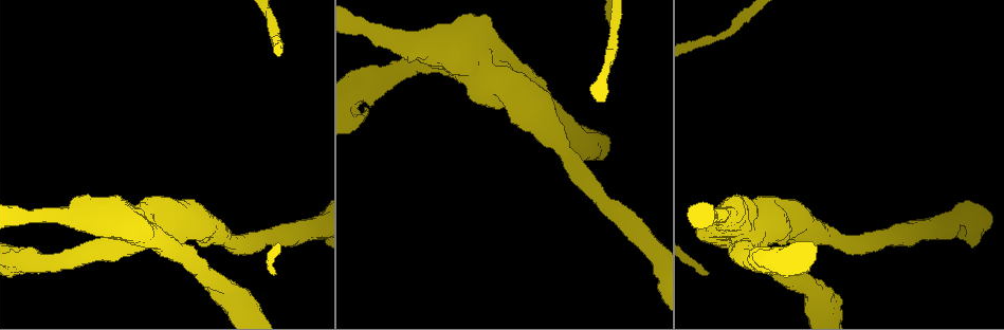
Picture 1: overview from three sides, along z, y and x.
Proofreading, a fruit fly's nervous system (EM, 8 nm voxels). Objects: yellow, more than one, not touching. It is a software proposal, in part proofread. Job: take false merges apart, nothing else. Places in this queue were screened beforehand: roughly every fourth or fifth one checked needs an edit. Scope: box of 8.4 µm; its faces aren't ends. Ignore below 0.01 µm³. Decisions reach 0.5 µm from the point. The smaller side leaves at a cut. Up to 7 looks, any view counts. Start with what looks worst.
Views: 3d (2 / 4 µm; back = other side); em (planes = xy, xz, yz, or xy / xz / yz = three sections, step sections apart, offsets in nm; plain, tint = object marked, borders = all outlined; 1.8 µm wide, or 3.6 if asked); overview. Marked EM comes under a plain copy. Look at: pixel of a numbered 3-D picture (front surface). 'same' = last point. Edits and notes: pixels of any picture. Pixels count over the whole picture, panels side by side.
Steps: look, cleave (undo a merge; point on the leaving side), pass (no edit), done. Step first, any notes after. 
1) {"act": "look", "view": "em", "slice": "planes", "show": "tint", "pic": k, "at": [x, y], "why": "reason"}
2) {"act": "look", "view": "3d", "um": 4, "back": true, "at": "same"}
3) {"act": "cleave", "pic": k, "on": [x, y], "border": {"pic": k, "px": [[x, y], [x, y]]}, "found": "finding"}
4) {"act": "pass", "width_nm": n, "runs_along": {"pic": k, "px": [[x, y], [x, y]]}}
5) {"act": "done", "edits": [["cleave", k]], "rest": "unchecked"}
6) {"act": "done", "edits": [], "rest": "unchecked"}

{"act": "look", "view": "3d", "um": 4, "pic": 1, "at": [495, 65], "why": "calibre changes"}

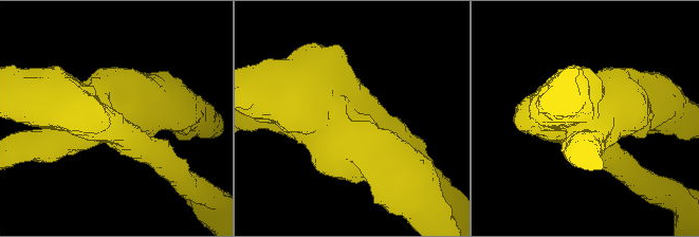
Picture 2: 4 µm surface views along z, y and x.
{"act": "look", "view": "em", "um": 3.6, "slice": "xy", "step": 8, "show": "tint", "pic": 2, "at": [354, 120]}

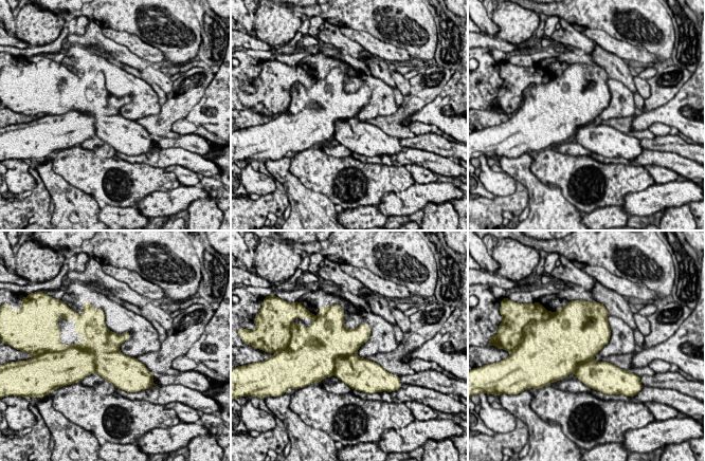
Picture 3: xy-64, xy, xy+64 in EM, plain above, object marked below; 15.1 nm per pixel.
{"act": "look", "view": "em", "um": 3.6, "slice": "planes", "show": "tint", "at": "same", "why": "cut it another way"}

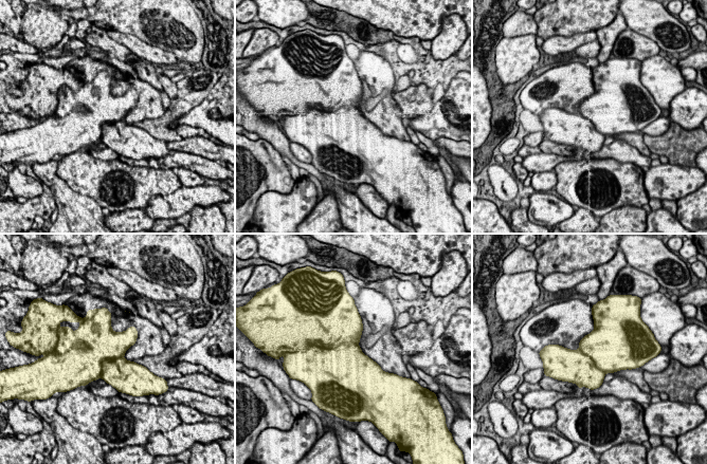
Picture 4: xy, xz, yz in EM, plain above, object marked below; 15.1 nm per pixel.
{"act": "cleave", "pic": 4, "on": [330, 332], "found": "two neurons meet here"}

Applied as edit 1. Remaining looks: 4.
{"act": "look", "view": "overview"}

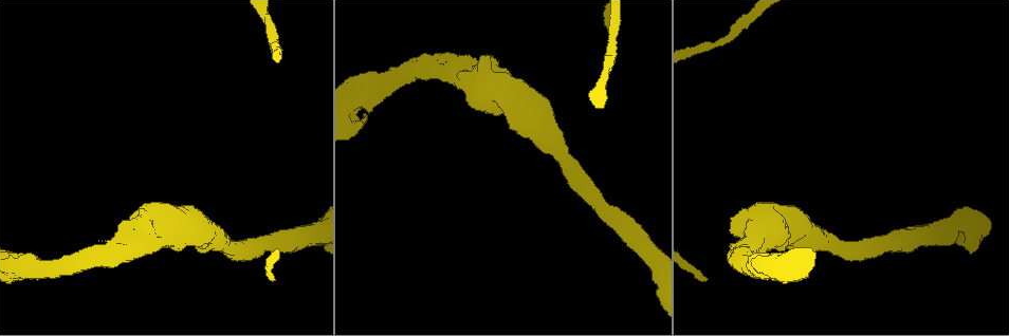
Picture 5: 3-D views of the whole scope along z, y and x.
{"act": "look", "view": "em", "um": 3.6, "slice": "yz", "step": 16, "show": "tint", "pic": 5, "at": [803, 263], "why": "sharp bend"}

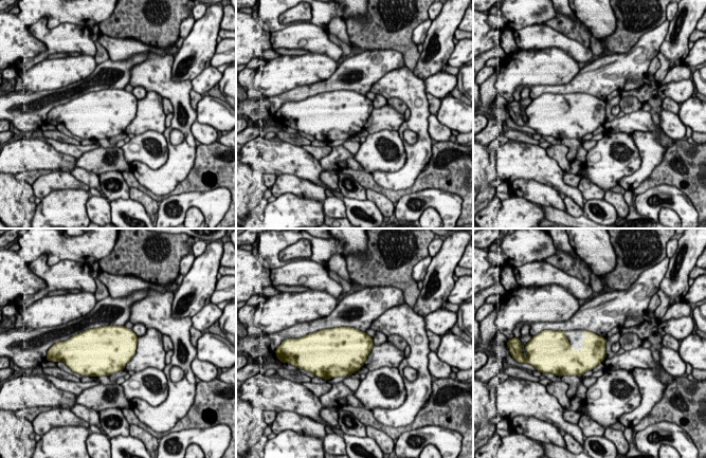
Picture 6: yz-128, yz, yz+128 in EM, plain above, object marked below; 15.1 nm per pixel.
{"act": "look", "view": "em", "um": 3.6, "slice": "planes", "show": "tint", "at": "same", "why": "another direction"}

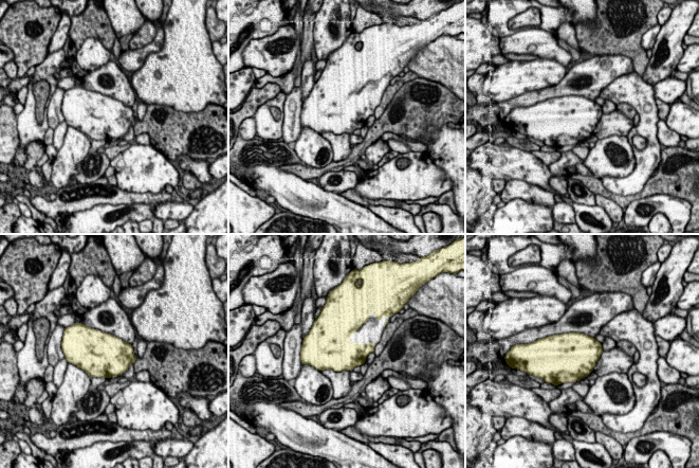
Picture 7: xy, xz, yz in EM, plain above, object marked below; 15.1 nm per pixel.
{"act": "pass", "width_nm": 550, "found": "all the same neuron"}

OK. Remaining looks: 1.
{"act": "look", "view": "em", "slice": "planes", "show": "tint", "pic": 5, "at": [609, 40], "why": "thin neck"}

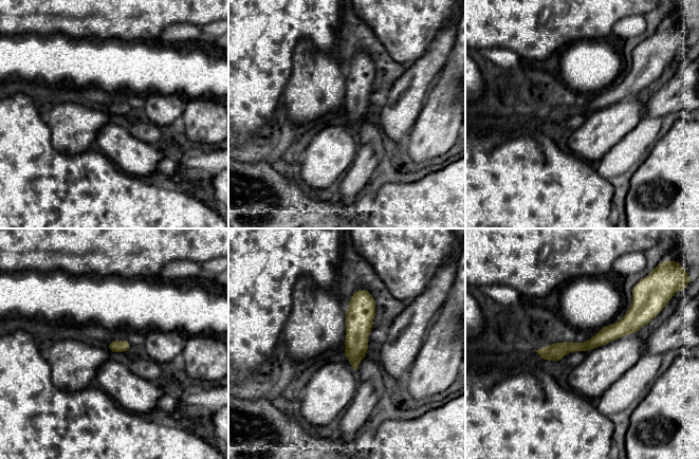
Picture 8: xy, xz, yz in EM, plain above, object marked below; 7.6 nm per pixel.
{"act": "pass", "runs_along": {"pic": 8, "px": [[638, 314], [587, 346], [541, 353]]}, "found": "one neuron here"}

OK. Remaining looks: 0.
{"act": "done", "edits": [["cleave", 4]], "rest": "unchecked"}

